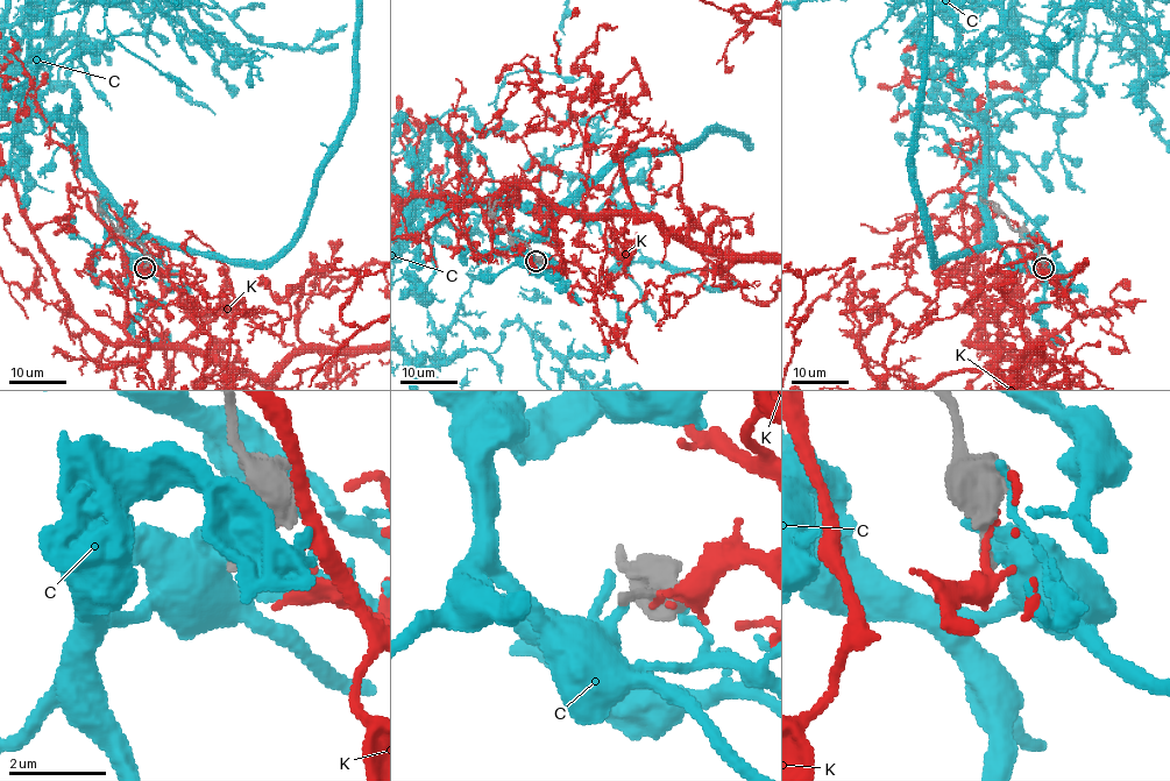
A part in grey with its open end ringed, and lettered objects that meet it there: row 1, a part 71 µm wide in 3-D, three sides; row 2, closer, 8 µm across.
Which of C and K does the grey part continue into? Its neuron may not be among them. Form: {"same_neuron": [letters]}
{"same_neuron": []}

